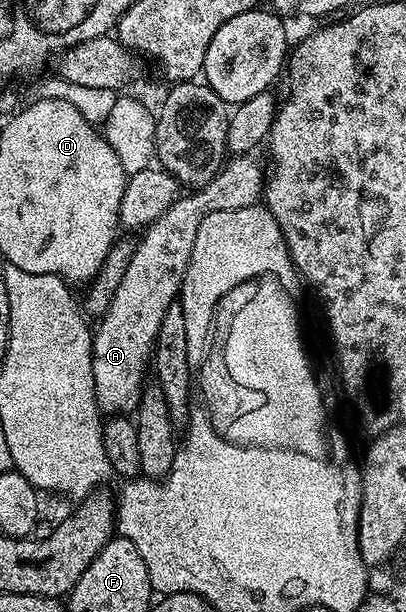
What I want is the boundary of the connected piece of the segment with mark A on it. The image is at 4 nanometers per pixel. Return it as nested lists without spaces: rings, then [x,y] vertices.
[[[251,154],[228,157],[207,184],[176,198],[169,208],[165,208],[165,212],[161,212],[161,216],[157,216],[157,220],[153,220],[142,231],[143,239],[135,242],[133,260],[129,260],[129,268],[121,280],[121,288],[117,288],[117,293],[113,295],[113,304],[109,304],[107,311],[98,319],[99,327],[94,327],[91,339],[95,402],[104,415],[127,416],[138,411],[139,397],[145,389],[143,377],[149,374],[157,332],[161,328],[165,312],[176,305],[179,289],[183,287],[183,277],[189,268],[189,256],[193,256],[193,243],[197,241],[197,228],[201,228],[201,220],[205,220],[205,216],[213,212],[233,212],[237,208],[254,206],[262,199],[264,189],[264,163],[262,166]]]

